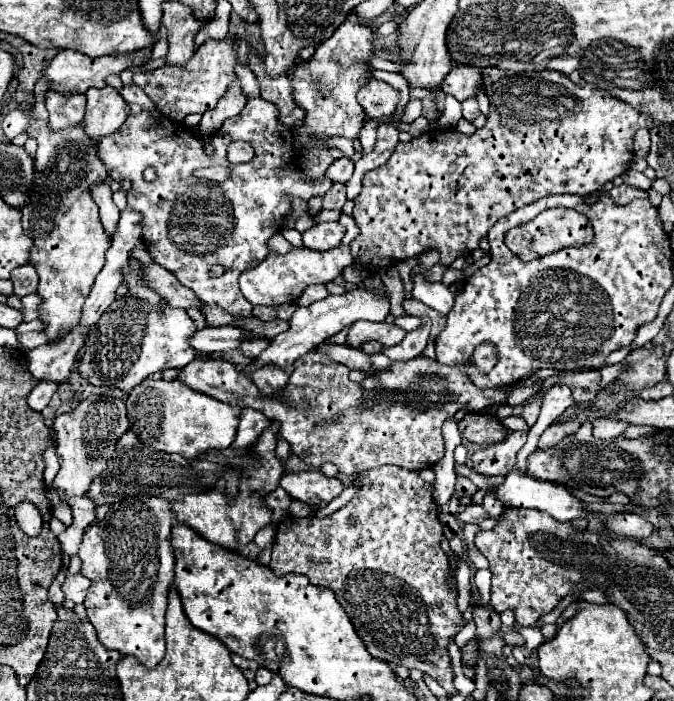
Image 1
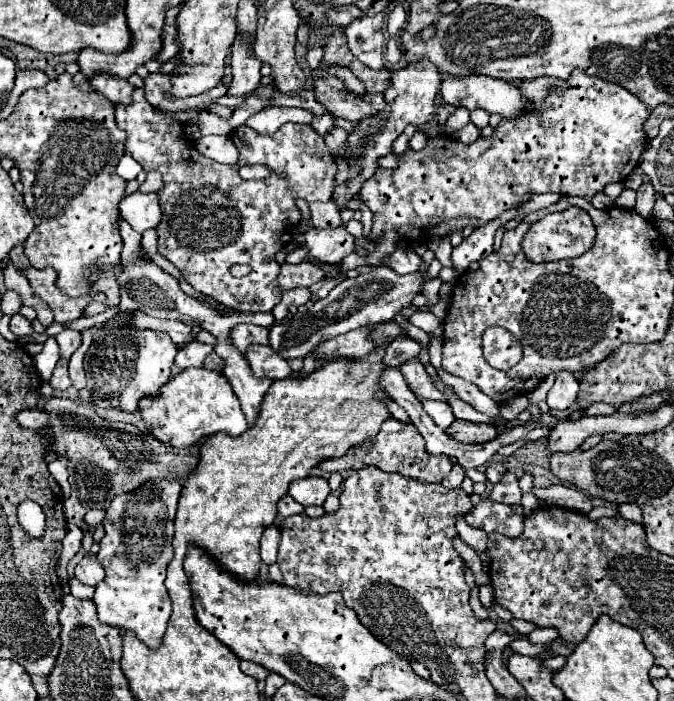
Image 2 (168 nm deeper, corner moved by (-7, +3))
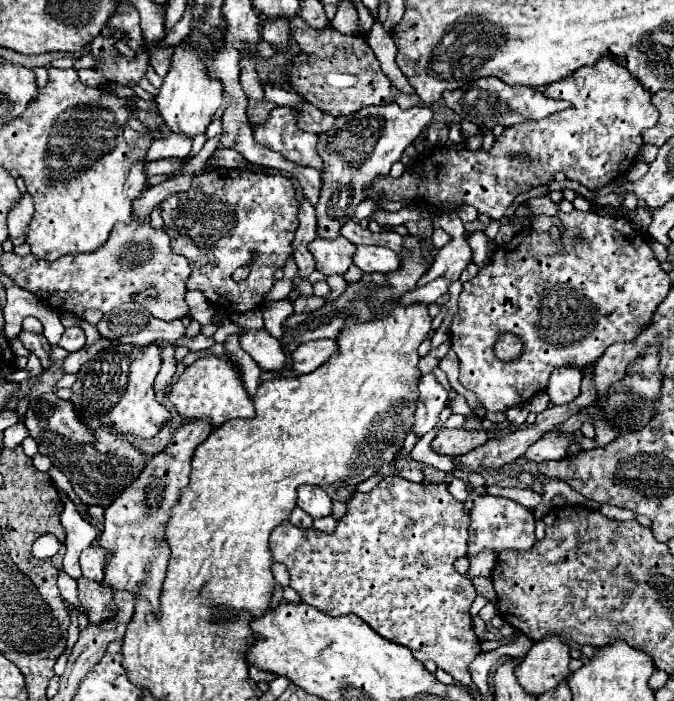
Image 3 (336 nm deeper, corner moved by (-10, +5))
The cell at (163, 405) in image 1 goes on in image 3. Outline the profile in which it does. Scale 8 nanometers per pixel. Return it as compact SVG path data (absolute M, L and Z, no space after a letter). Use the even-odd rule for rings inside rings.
M206 355L194 361L190 367L186 367L186 371L172 387L168 397L184 419L210 417L214 427L220 427L222 423L236 417L242 417L242 419L254 417L254 403L248 397L248 391L244 389L244 385L240 385L240 369L236 369L236 365L232 365L232 361L228 361L226 355L222 357Z

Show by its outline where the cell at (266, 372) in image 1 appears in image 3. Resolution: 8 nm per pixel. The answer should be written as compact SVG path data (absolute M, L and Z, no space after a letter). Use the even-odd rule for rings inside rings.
M266 329L242 331L240 347L264 369L280 371L286 365L286 355L282 345Z

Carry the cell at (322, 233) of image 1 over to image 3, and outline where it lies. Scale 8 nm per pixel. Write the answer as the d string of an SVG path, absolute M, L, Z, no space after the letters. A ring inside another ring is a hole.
M316 237L310 243L310 253L314 255L316 269L324 275L344 275L348 267L352 265L352 253L356 251L356 245L352 245L348 239L320 239Z

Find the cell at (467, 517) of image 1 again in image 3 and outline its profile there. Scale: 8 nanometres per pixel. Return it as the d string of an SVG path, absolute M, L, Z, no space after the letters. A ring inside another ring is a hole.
M480 495L474 499L474 507L470 509L470 527L468 527L468 557L482 553L484 549L492 549L496 555L504 549L532 549L536 543L534 537L534 515L530 509L518 505L516 501L504 499L504 497L490 497L490 495Z

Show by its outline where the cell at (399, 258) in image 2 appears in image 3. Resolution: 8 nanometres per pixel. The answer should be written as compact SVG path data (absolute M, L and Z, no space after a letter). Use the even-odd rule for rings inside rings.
M358 245L356 253L352 255L352 263L362 269L364 273L380 271L380 273L390 273L400 267L400 257L388 247L378 247L378 245Z

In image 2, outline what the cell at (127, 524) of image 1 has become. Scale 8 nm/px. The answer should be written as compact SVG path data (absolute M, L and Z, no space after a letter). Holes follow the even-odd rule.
M153 479L141 485L141 489L131 491L129 495L117 495L117 499L113 499L103 519L105 537L99 541L101 549L97 553L97 559L105 569L105 579L95 587L95 595L93 595L93 603L97 605L97 615L105 625L131 631L137 639L147 643L149 649L159 649L171 617L171 599L165 589L165 571L169 561L173 559L173 547L171 547L173 519L175 519L181 487L183 483L177 479L175 481Z

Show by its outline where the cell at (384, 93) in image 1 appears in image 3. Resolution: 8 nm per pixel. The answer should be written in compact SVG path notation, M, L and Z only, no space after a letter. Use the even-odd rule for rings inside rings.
M294 17L290 25L290 37L300 47L300 51L308 55L308 61L292 65L286 71L286 81L296 93L300 93L322 113L338 117L350 115L368 105L396 103L402 109L410 109L420 103L416 93L404 95L388 81L362 35L344 35L330 25L324 29L312 29L300 17Z

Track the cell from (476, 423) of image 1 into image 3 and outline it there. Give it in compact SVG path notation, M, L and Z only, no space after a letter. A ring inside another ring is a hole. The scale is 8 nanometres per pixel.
M442 429L434 441L432 441L432 449L440 455L448 455L448 457L460 457L480 445L484 445L488 441L488 433L486 431L466 431L466 429Z

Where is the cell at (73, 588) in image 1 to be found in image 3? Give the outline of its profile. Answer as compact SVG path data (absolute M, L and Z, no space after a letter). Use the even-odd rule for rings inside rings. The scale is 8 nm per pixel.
M90 545L80 555L80 569L86 579L102 581L104 579L104 551L98 545Z

